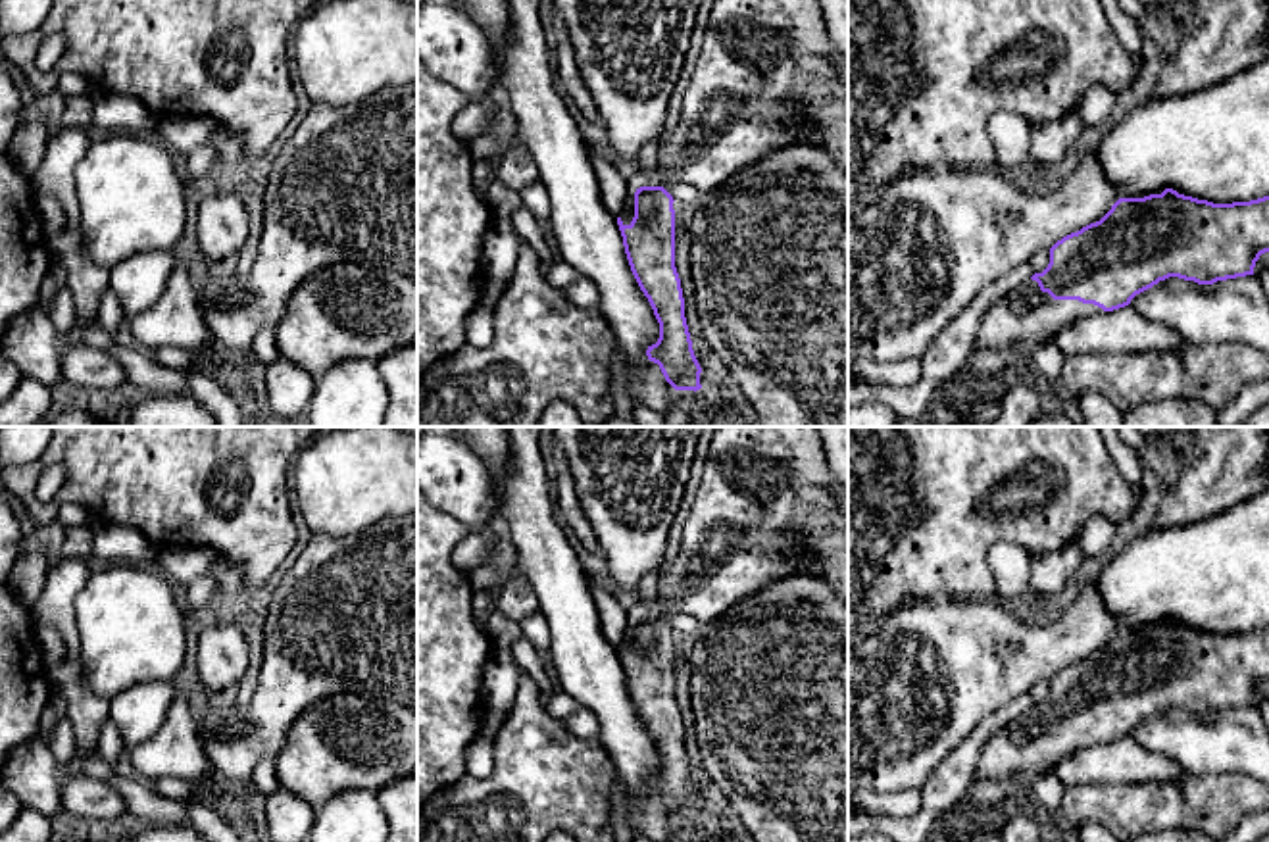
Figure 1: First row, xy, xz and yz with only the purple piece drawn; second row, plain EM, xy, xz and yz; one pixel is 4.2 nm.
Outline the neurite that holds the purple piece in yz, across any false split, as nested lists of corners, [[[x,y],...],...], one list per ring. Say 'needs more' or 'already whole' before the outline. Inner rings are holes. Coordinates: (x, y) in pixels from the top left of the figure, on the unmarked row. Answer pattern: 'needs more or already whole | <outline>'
needs more | [[[1165,619],[1144,629],[1119,629],[1096,654],[1058,671],[1050,694],[1027,713],[1004,725],[984,744],[973,780],[1002,782],[1011,790],[1050,773],[1073,752],[1113,742],[1165,711],[1179,707],[1198,715],[1254,706],[1256,692],[1269,682],[1269,627],[1213,634]]]

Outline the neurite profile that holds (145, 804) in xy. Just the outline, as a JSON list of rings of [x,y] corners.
[[[115,773],[110,784],[127,800],[133,817],[156,827],[187,825],[188,800],[165,798],[138,777]]]

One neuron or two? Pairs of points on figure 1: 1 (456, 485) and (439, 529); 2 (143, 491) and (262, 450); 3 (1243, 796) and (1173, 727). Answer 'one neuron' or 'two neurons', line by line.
1: two neurons
2: one neuron
3: two neurons

